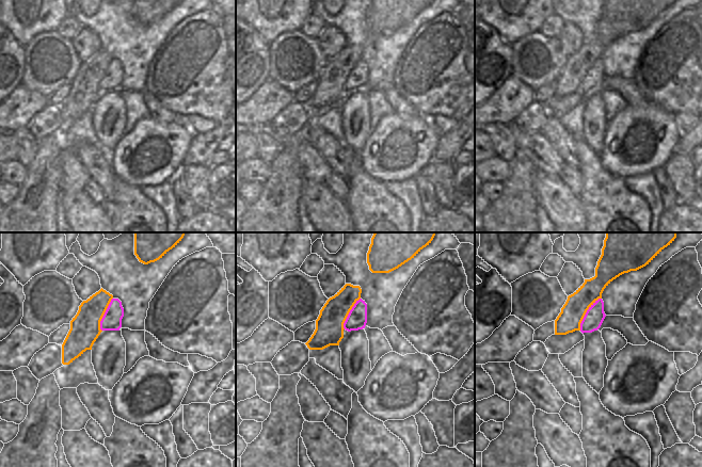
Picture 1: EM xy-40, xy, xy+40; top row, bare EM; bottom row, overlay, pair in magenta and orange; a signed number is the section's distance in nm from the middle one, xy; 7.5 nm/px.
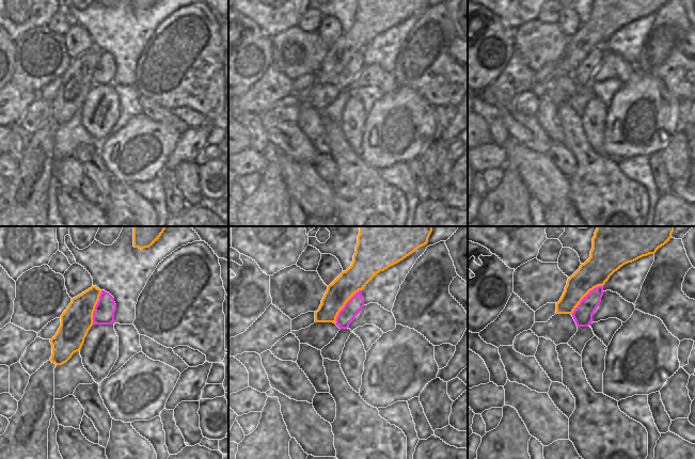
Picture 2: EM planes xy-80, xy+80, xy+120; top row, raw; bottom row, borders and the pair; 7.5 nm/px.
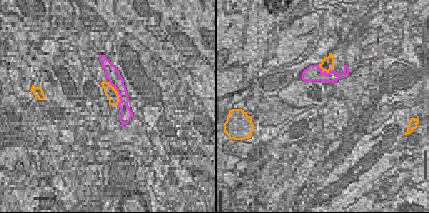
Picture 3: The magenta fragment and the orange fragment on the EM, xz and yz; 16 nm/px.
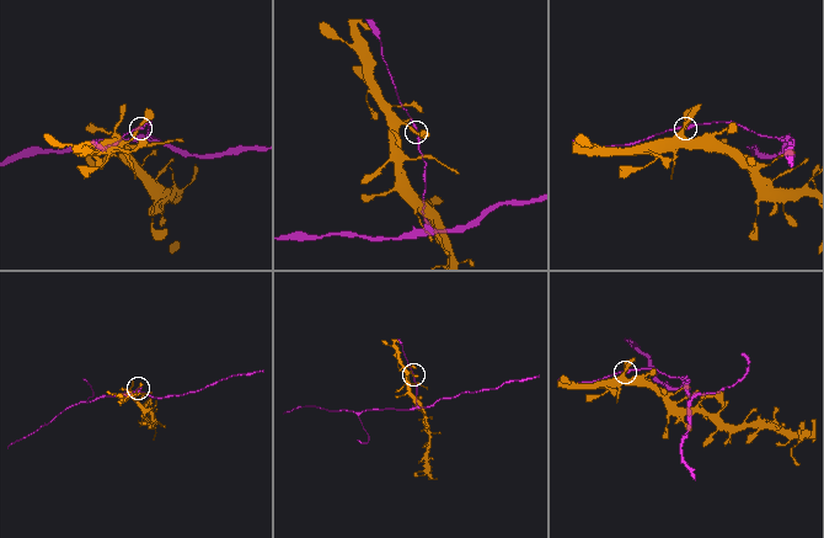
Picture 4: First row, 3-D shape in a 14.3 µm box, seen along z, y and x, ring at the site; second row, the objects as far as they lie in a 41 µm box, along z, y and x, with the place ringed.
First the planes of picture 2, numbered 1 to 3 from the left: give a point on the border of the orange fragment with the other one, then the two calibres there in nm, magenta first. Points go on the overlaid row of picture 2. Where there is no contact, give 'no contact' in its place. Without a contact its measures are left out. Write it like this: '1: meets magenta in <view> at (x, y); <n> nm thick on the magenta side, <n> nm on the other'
1: meets magenta in xy-80 at (95, 307); 160 nm thick on the magenta side, 240 nm on the other
2: meets magenta in xy+80 at (344, 306); 120 nm thick on the magenta side, 180 nm on the other
3: meets magenta in xy+120 at (585, 297); 140 nm thick on the magenta side, 220 nm on the other

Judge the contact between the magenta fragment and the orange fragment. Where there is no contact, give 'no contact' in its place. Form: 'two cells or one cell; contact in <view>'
two cells; contact in xy+40

